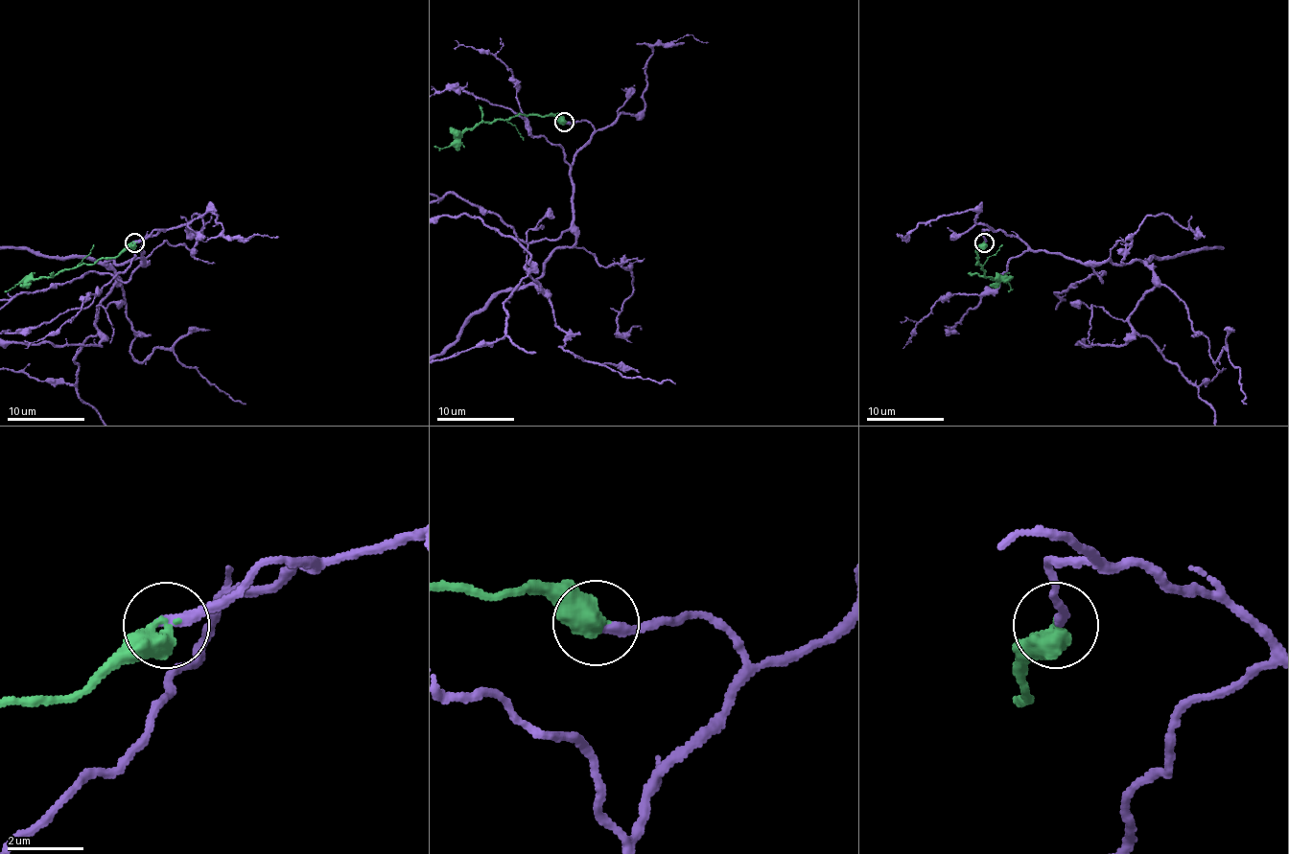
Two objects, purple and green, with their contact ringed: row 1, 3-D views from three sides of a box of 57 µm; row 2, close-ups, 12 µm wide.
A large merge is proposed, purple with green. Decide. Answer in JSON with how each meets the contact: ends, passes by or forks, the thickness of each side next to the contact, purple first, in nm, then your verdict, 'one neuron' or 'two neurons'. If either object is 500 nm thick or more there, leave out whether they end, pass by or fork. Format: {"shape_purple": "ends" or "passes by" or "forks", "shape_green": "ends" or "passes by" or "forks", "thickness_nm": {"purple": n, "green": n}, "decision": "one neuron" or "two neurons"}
{"thickness_nm": {"purple": 320, "green": 600}, "decision": "one neuron"}

